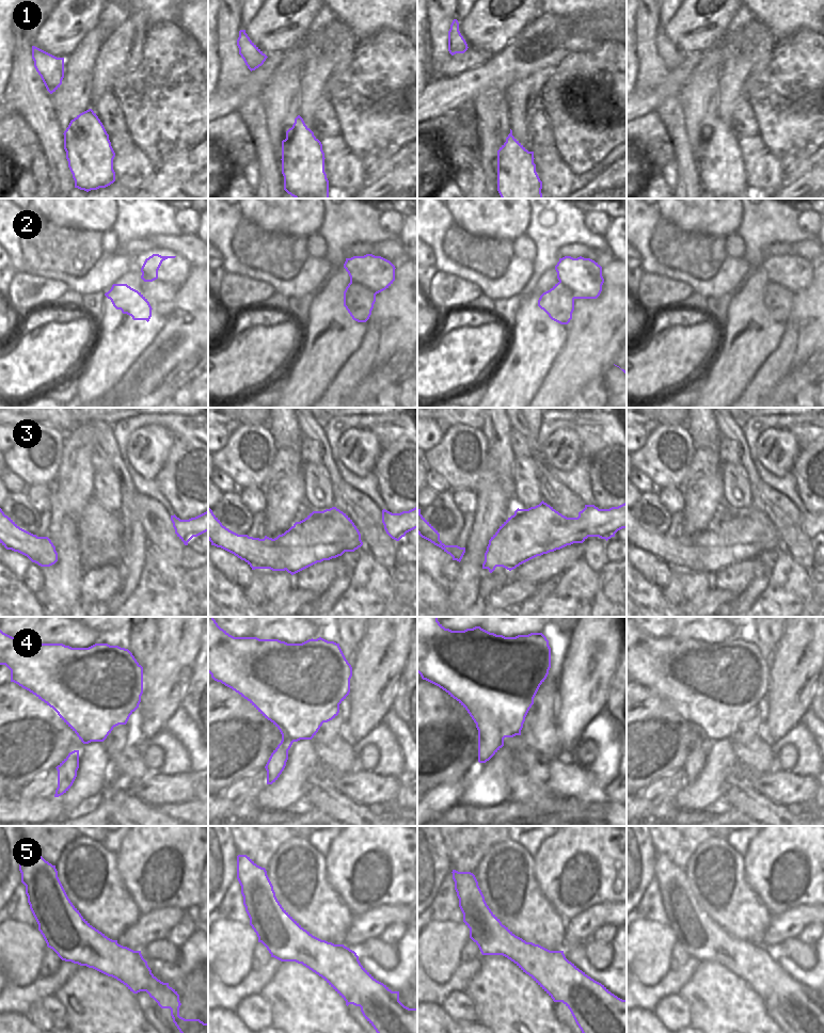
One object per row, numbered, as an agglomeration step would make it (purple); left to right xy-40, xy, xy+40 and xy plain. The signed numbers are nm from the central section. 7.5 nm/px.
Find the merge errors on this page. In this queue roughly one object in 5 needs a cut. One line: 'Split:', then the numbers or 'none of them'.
Split: 4

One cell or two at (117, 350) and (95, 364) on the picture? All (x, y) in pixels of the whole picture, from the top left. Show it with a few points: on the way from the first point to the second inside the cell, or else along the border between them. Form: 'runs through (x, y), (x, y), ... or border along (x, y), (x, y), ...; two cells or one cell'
runs through (112, 351), (100, 363); one cell

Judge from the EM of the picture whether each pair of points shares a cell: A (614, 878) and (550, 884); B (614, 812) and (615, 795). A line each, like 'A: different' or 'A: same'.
A: same
B: different

